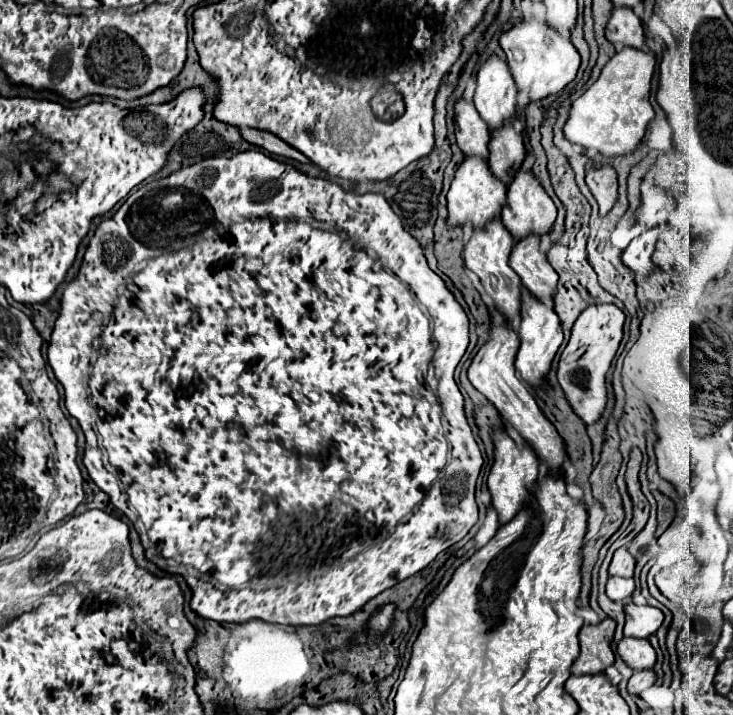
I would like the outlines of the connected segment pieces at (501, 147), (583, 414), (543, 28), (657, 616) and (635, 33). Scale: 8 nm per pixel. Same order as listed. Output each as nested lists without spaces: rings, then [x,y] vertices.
[[[505,124],[501,130],[491,132],[489,152],[489,168],[503,184],[509,184],[515,178],[515,172],[521,168],[527,154],[523,138],[513,124]]]
[[[615,304],[587,306],[581,312],[581,316],[577,318],[577,322],[573,324],[571,338],[569,338],[565,350],[561,352],[557,380],[565,392],[571,408],[585,424],[597,422],[607,404],[605,374],[619,348],[619,342],[623,336],[623,324],[625,324],[625,314]]]
[[[539,20],[517,22],[507,34],[501,36],[501,48],[507,54],[509,70],[517,84],[517,90],[525,90],[531,102],[539,102],[547,96],[561,92],[569,82],[575,80],[581,64],[575,46]]]
[[[627,604],[625,606],[627,624],[625,624],[625,636],[633,638],[649,638],[655,634],[663,624],[663,612],[653,606],[637,606]]]
[[[613,8],[613,14],[611,14],[609,24],[605,28],[605,36],[609,42],[613,42],[612,44],[617,51],[626,46],[639,50],[645,44],[643,24],[633,14],[631,8]]]

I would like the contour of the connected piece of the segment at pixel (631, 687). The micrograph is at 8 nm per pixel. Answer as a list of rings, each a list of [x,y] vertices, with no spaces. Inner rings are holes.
[[[641,670],[635,672],[627,684],[627,690],[631,696],[639,696],[643,690],[651,688],[655,684],[655,672],[653,670]]]

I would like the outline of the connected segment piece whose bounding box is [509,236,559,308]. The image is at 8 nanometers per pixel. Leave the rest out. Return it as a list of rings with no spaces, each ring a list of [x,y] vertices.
[[[529,236],[527,240],[519,240],[513,246],[509,264],[521,276],[523,286],[539,302],[545,302],[545,304],[549,304],[549,308],[553,308],[553,298],[557,294],[559,276],[547,262],[545,254],[541,254],[539,238]]]

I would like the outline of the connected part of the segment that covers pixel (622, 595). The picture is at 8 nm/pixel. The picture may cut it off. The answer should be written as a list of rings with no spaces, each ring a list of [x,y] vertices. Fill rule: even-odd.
[[[609,578],[607,580],[607,596],[615,602],[625,602],[631,598],[631,594],[635,592],[635,582],[629,578]]]

